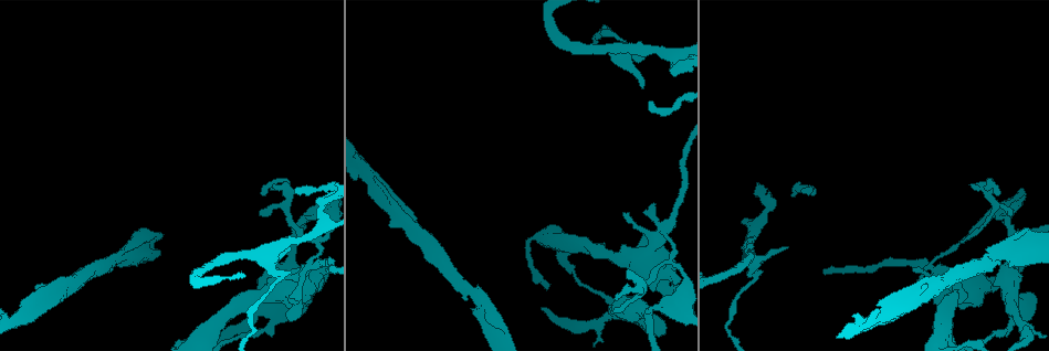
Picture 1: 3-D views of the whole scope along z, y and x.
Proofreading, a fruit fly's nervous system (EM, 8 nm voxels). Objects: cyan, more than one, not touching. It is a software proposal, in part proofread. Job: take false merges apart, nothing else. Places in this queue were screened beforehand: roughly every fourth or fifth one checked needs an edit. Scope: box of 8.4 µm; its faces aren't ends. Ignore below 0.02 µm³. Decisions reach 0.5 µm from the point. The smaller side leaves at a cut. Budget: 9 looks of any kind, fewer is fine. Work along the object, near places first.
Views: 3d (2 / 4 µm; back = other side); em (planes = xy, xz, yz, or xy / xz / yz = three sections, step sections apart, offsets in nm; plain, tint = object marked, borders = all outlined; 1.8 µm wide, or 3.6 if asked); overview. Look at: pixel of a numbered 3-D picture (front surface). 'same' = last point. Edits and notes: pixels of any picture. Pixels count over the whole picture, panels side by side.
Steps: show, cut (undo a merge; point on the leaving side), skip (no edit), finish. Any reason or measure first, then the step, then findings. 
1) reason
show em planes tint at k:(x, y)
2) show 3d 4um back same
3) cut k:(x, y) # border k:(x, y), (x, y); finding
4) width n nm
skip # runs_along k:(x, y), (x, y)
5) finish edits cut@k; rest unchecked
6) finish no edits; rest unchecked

sharp bend
show 3d 2um back at 1:(766, 197)

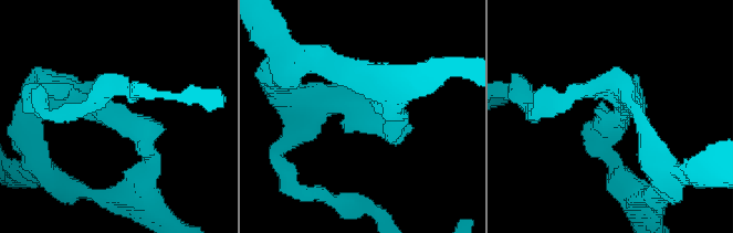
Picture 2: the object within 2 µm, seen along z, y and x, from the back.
show em planes tint at 2:(381, 123)

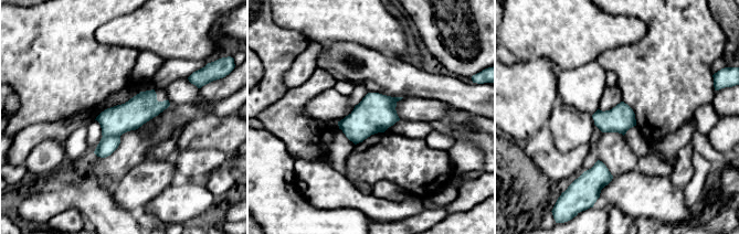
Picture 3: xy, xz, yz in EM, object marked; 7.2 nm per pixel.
skip # runs_along 3:(166, 103), (137, 110), (97, 151); continuous, no second cell

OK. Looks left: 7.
a fork
show em planes tint at 1:(755, 261)

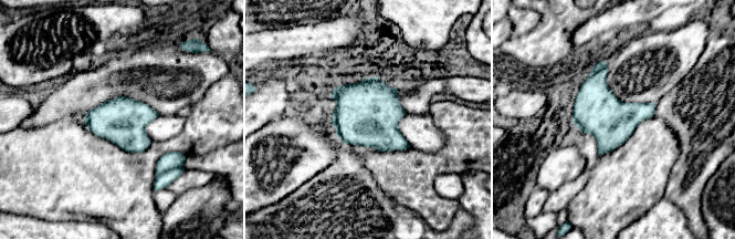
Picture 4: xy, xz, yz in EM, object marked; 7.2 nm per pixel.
cut 4:(163, 180) # two cells meet here

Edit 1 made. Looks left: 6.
two arms in line, one across
show 3d 4um back at 1:(935, 268)

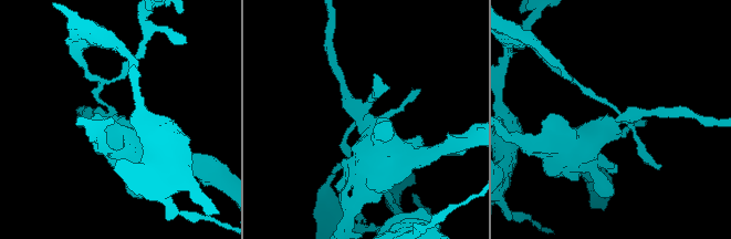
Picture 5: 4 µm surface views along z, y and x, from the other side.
now the EM
show em 3.6um planes tint at 5:(363, 124)

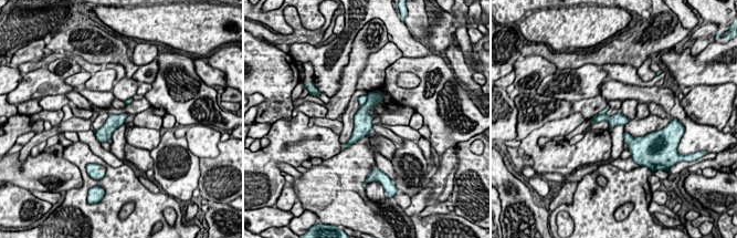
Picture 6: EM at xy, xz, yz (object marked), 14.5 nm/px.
cut 6:(361, 100) # a second cell is stuck on

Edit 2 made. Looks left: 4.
finish edits cut@4, cut@6; rest unchecked

